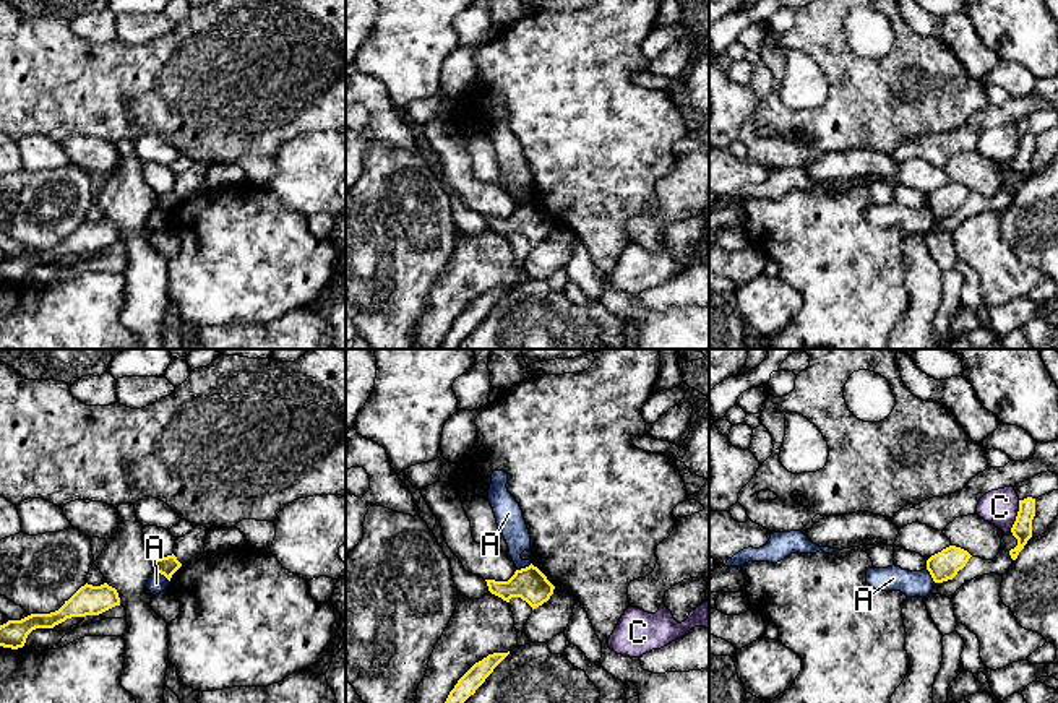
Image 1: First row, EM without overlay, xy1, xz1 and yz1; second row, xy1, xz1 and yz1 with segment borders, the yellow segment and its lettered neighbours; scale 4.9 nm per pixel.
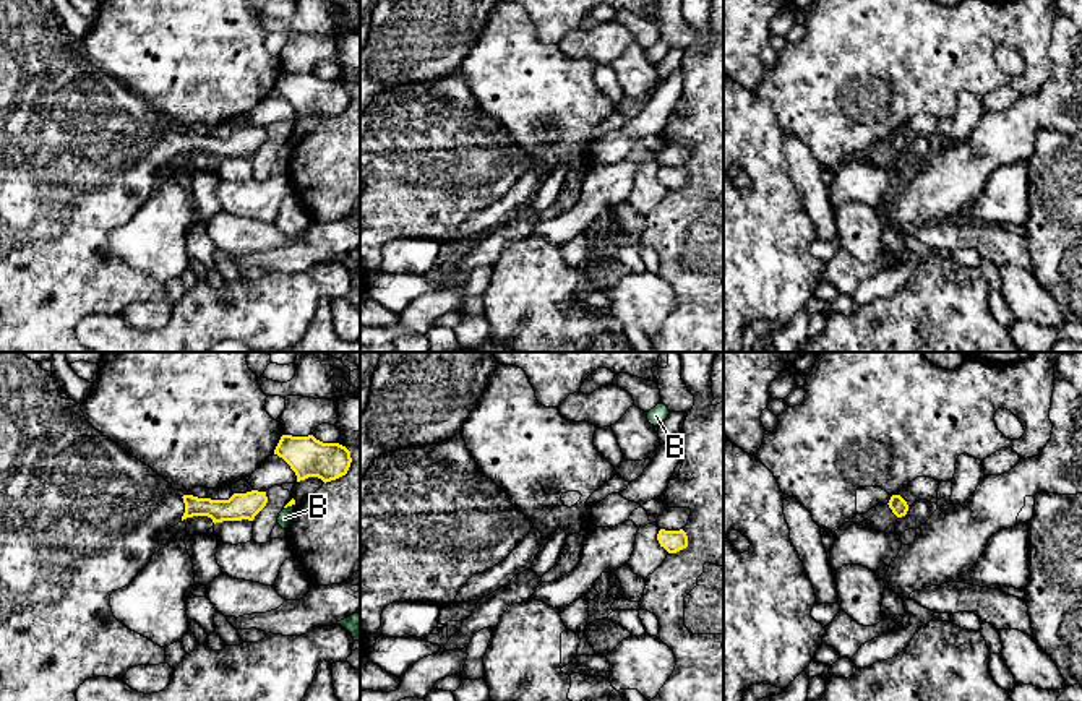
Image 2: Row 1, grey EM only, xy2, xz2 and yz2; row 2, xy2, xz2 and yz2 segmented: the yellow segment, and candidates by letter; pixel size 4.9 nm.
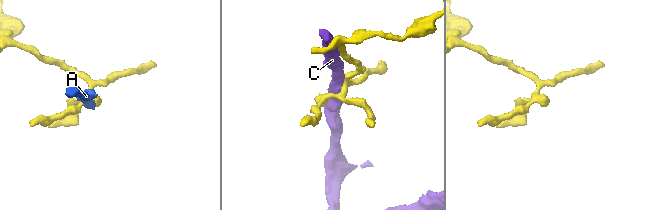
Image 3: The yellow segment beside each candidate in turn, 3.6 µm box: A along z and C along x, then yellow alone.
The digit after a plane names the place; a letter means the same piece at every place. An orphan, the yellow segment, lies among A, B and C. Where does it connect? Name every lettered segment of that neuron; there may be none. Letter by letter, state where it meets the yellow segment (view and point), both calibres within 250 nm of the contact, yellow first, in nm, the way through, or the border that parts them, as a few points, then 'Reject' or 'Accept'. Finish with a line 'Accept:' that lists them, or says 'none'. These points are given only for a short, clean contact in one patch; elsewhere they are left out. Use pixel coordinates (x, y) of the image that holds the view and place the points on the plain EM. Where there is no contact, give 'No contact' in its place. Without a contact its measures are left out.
A: Touches yellow at xy1 (163, 210). Thickness 100 nm (yellow) against 90 nm. Boundary: xy1 (154, 207), (169, 218). Reject
B: Touches yellow at xy2 (287, 141). Thickness 30 nm (yellow) against 70 nm. Boundary: xy2 (292, 140), (284, 145). Reject
C: Touches yellow at yz1 (1016, 153). Thickness 100 nm (yellow) against 180 nm. Reject
Accept: none

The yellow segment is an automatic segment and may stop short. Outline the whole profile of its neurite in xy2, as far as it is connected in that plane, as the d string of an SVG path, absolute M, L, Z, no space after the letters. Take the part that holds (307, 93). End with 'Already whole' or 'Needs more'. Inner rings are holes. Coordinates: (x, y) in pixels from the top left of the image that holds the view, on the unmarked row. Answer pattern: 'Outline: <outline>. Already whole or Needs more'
Outline: M282 71L274 91L282 94L297 112L297 118L318 114L324 120L347 110L350 88L339 80L323 80L313 71Z. Already whole

